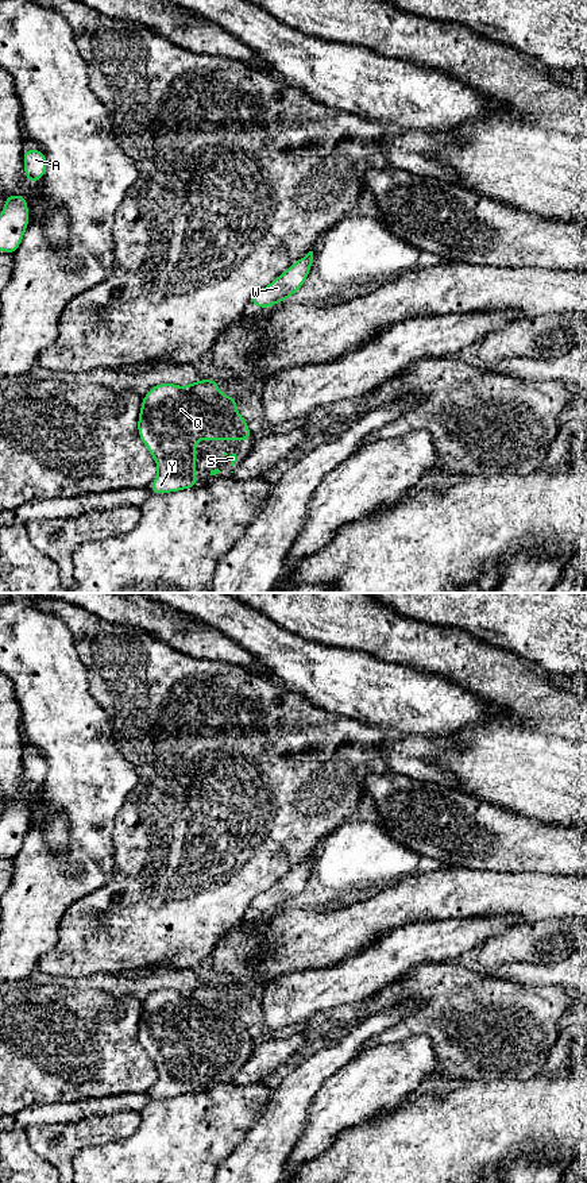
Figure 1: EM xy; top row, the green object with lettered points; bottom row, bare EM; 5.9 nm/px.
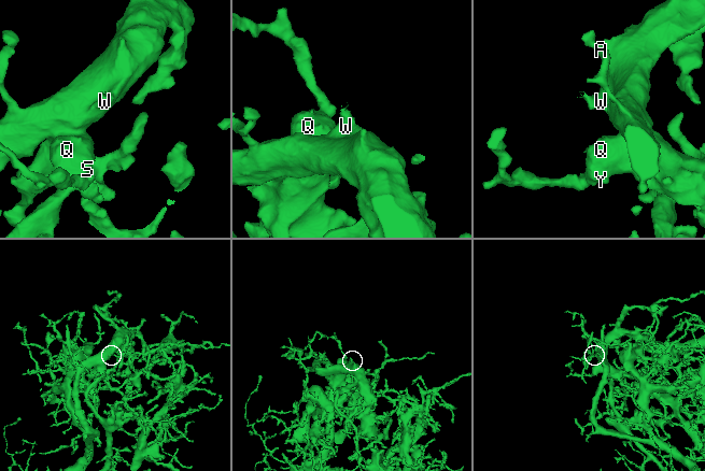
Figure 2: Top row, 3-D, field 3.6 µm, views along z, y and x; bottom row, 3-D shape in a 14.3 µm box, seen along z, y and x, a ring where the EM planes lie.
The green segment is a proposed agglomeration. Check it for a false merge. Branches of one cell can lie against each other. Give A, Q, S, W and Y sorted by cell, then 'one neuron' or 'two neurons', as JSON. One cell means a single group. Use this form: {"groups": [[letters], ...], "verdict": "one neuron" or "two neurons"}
{"groups": [["A", "Q", "S", "W", "Y"]], "verdict": "one neuron"}

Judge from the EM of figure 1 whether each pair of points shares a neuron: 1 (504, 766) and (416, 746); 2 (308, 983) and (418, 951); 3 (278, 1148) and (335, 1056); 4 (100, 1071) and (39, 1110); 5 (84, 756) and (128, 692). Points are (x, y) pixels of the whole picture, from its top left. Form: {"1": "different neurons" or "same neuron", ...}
{"1": "different neurons", "2": "same neuron", "3": "same neuron", "4": "different neurons", "5": "different neurons"}

